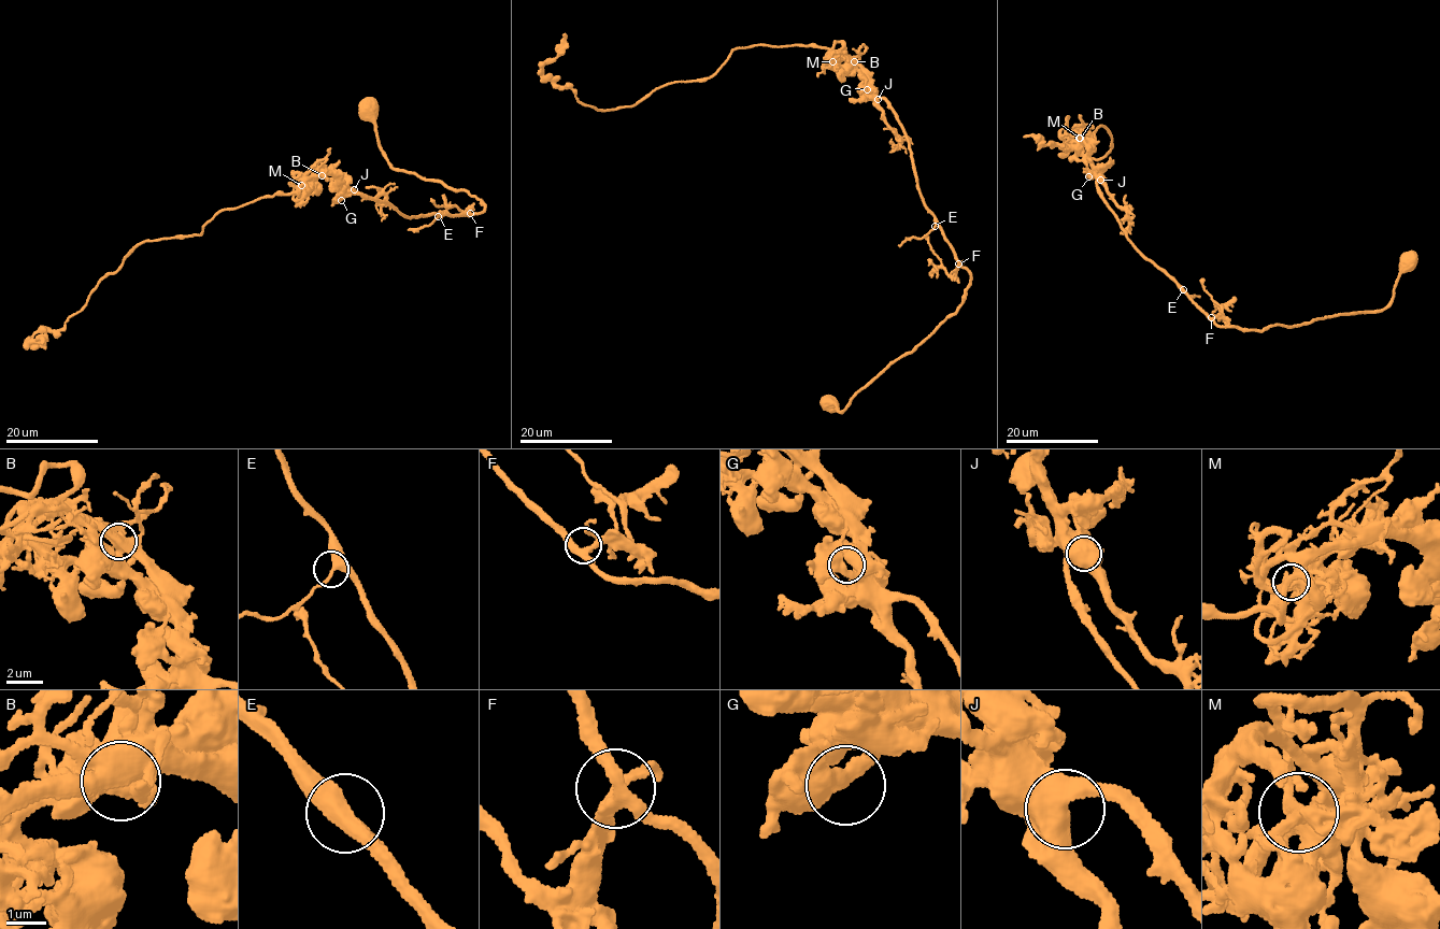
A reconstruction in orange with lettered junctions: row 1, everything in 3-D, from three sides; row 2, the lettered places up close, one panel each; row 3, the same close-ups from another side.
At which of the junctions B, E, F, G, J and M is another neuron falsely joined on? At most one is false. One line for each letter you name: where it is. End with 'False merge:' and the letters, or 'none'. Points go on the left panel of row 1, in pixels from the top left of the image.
False merge: none

